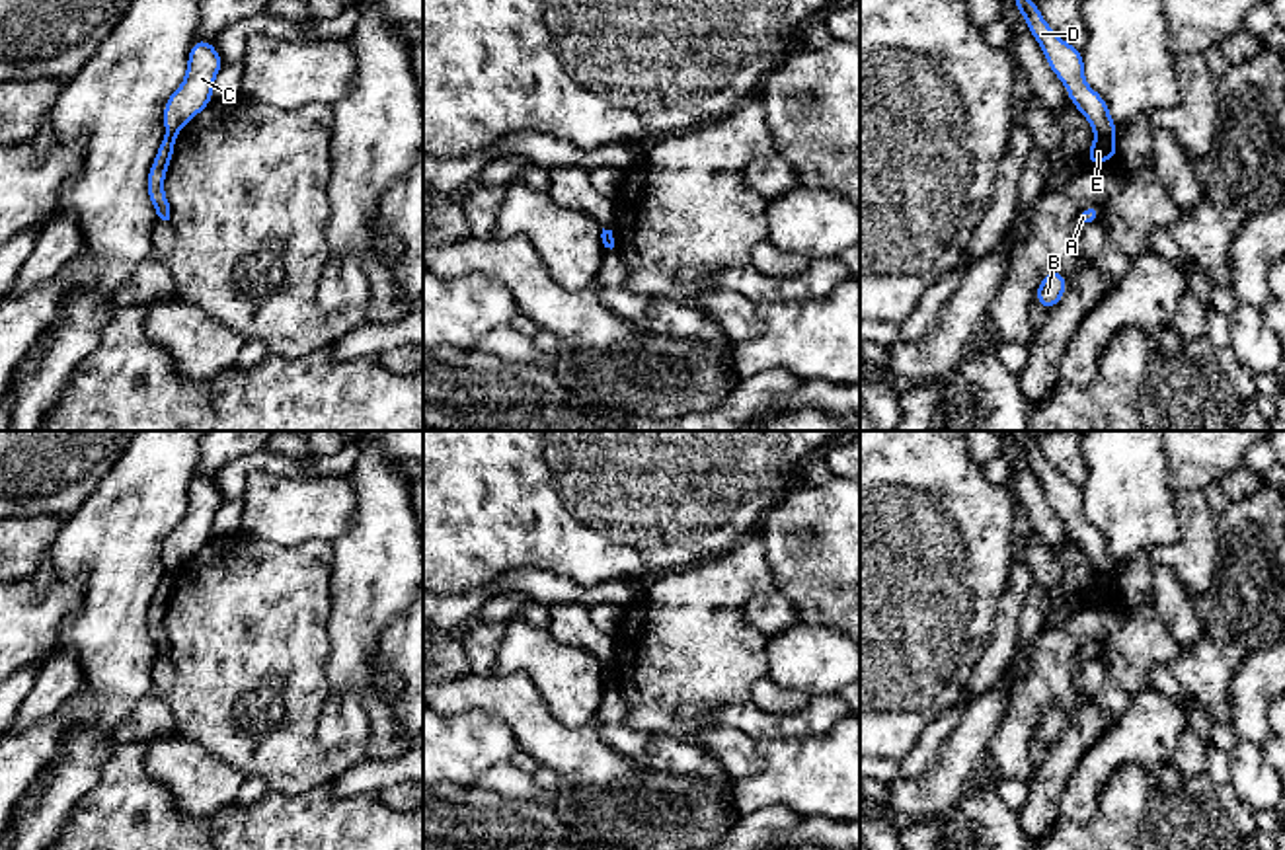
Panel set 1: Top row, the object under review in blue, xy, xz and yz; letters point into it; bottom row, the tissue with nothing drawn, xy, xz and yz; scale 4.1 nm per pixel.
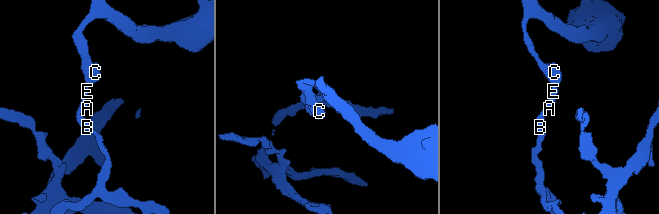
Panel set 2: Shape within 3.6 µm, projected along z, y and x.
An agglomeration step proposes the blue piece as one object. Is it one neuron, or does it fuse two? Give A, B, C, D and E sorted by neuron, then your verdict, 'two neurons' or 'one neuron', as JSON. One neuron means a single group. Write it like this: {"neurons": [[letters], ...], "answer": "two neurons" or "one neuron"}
{"neurons": [["A", "B", "E"], ["C", "D"]], "answer": "two neurons"}

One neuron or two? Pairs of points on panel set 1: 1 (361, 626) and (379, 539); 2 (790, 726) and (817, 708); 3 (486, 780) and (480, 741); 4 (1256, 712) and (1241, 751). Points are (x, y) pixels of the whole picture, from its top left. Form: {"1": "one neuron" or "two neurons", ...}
{"1": "one neuron", "2": "one neuron", "3": "two neurons", "4": "two neurons"}

